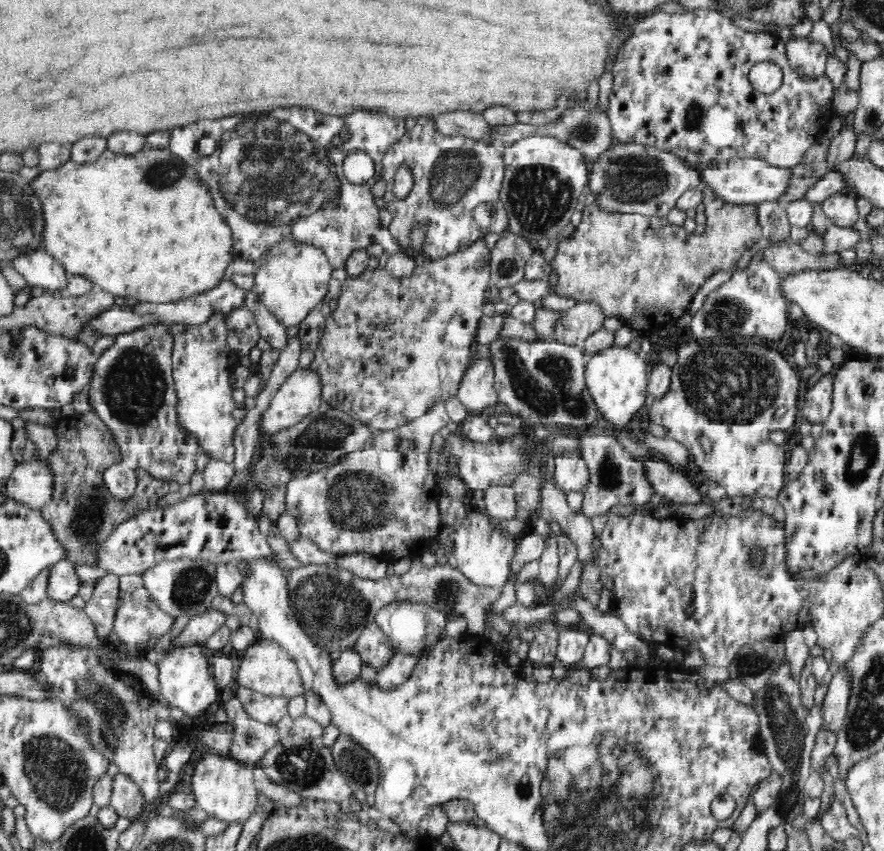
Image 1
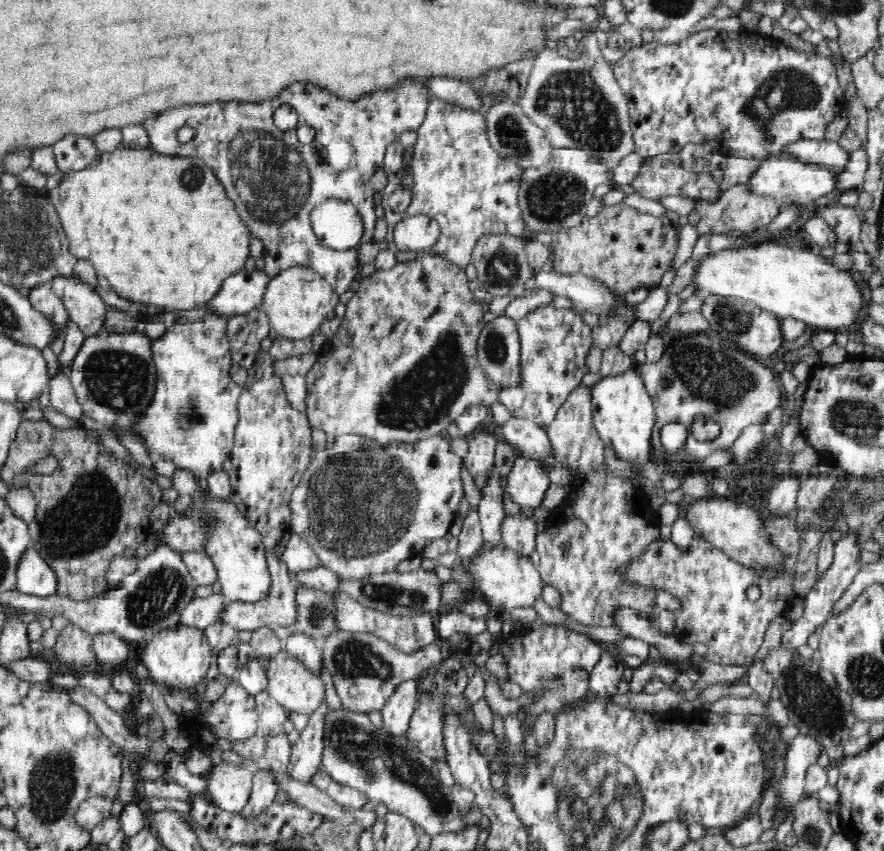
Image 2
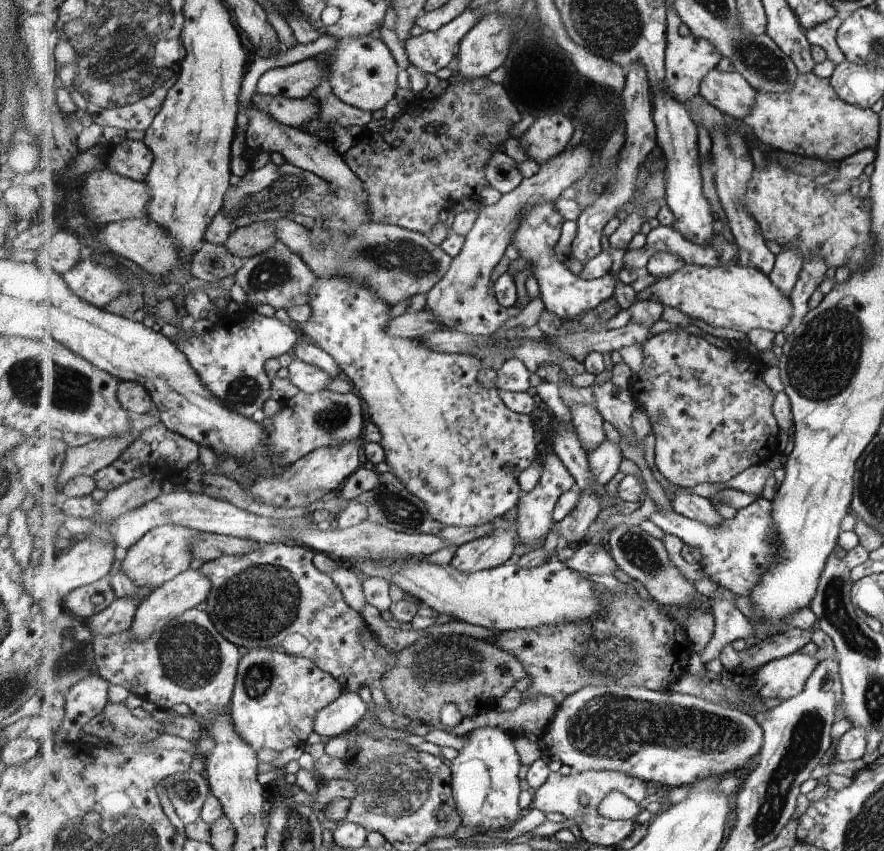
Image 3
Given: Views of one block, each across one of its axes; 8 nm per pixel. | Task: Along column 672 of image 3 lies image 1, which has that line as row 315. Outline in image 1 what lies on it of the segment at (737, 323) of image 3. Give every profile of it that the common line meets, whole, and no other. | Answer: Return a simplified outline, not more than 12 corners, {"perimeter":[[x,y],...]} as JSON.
{"perimeter":[[287,238],[256,260],[252,289],[285,327],[326,296],[333,267]]}

